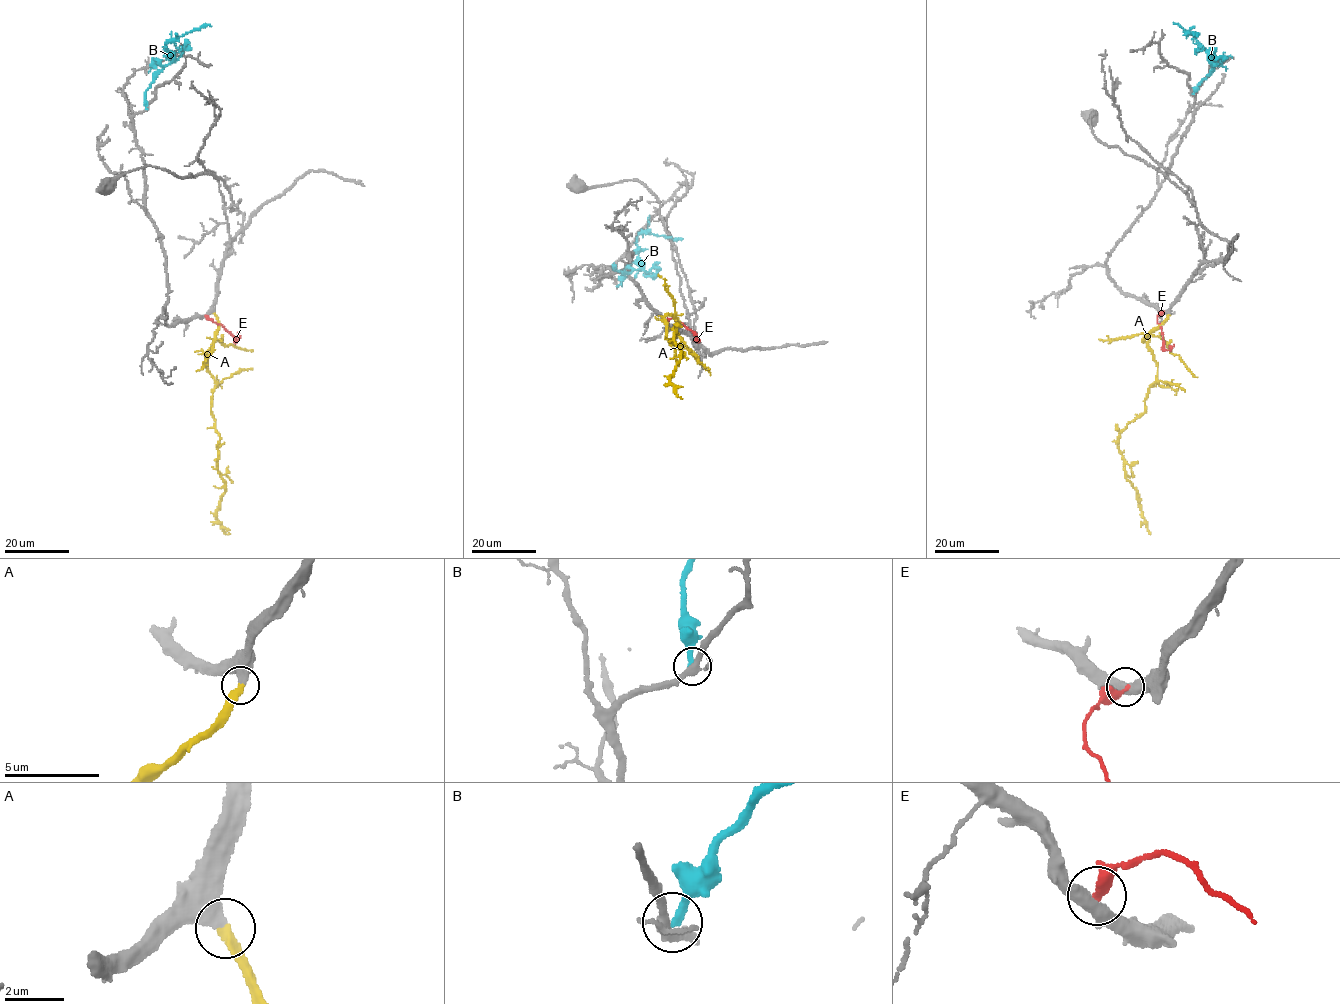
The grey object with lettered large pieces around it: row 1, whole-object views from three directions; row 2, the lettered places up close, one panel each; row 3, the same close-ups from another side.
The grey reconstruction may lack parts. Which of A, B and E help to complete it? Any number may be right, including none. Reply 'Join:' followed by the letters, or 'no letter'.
Join: A

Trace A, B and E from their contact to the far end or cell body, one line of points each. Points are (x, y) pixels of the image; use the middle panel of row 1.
A: (675, 327), (679, 322), (666, 315), (666, 335), (671, 344), (675, 330), (680, 350), (670, 382), (682, 399)
B: (614, 265), (613, 268), (622, 272), (638, 269), (641, 262), (636, 242), (639, 233), (682, 239)
E: (667, 322), (677, 318), (692, 331), (697, 342)

